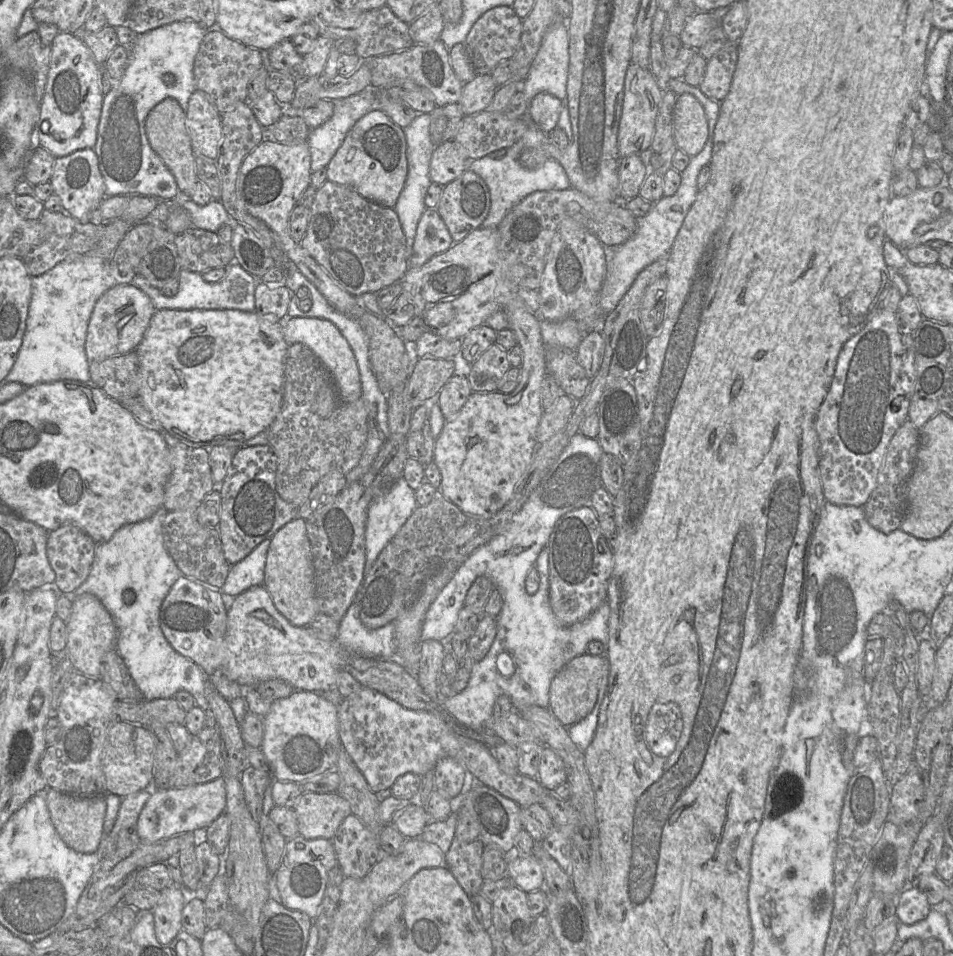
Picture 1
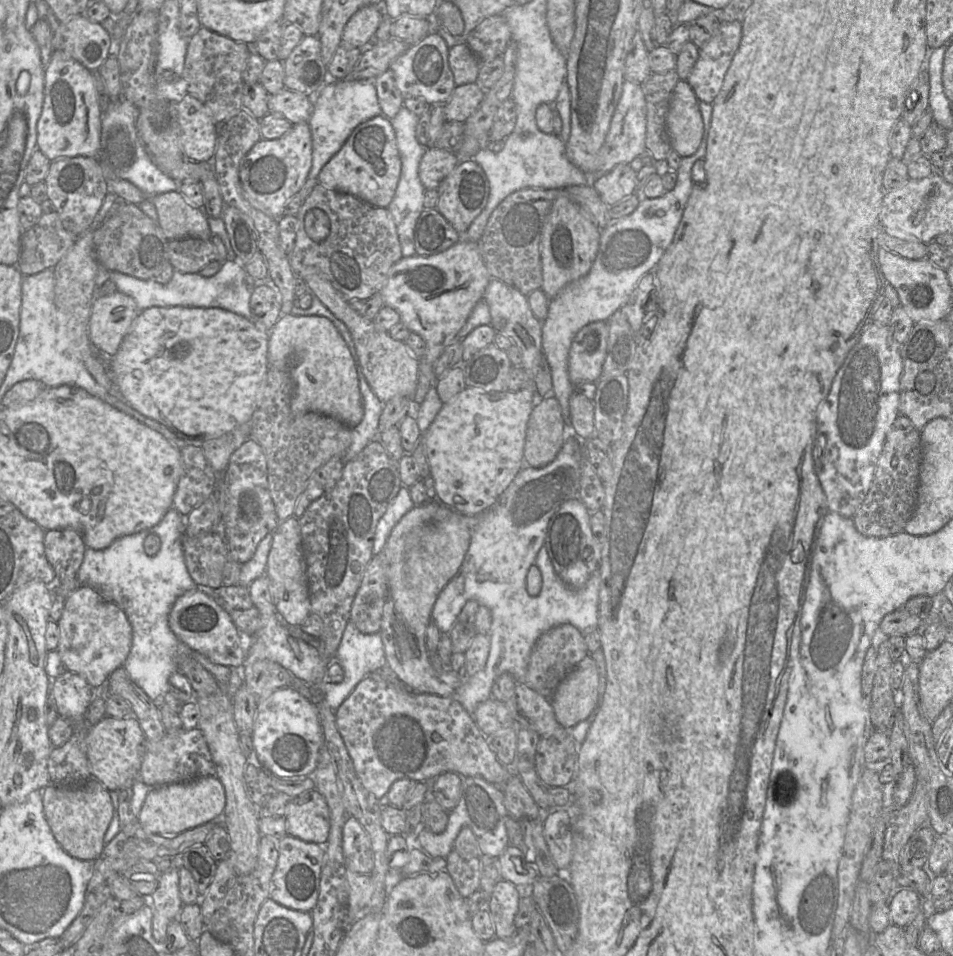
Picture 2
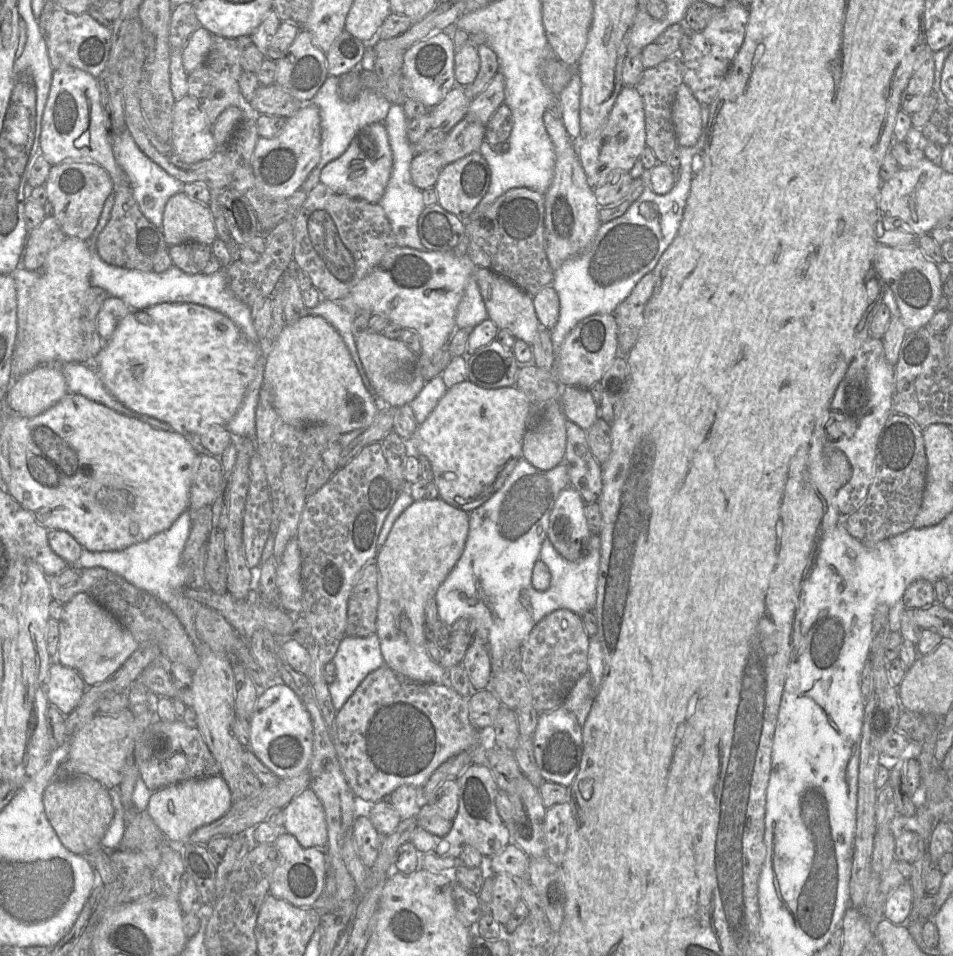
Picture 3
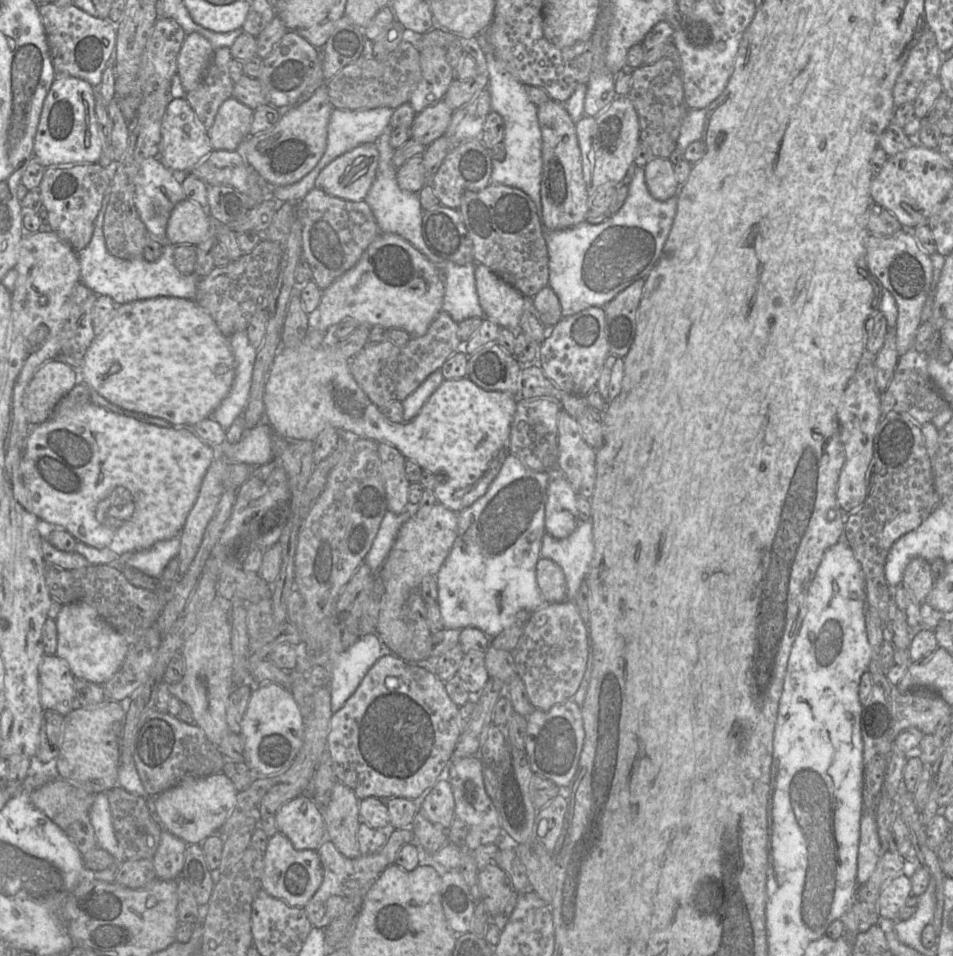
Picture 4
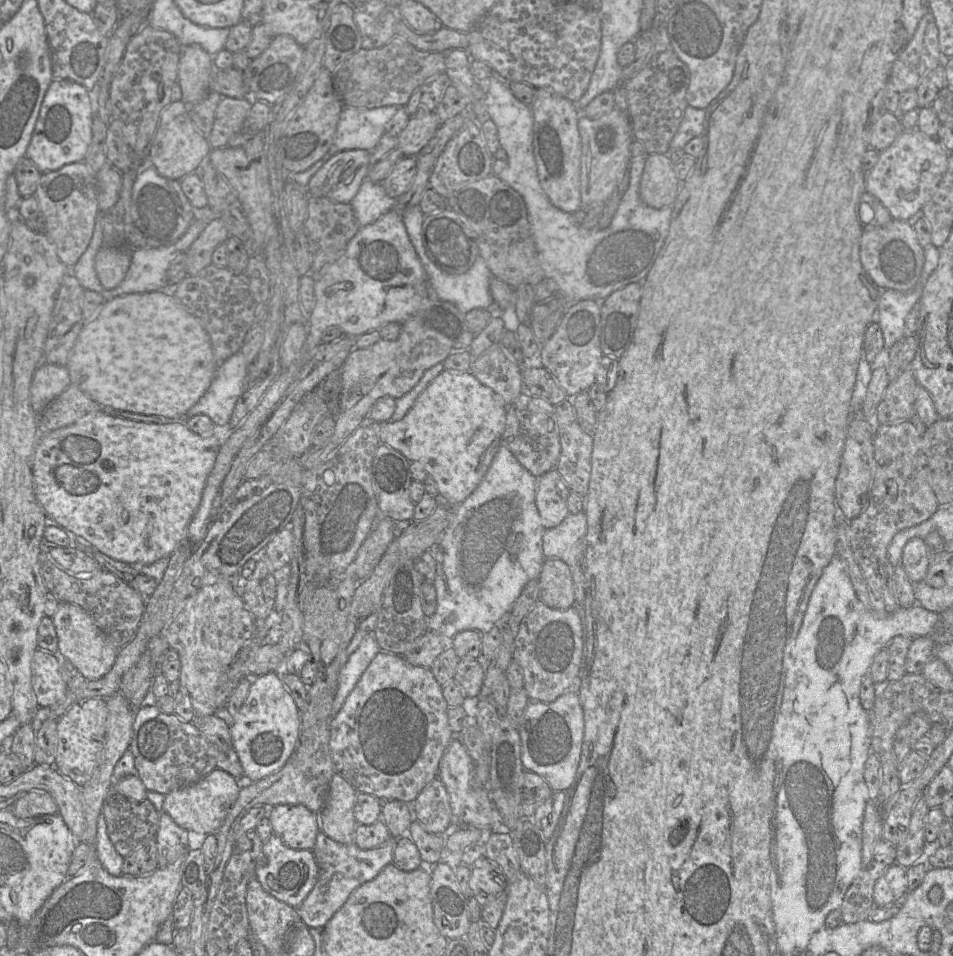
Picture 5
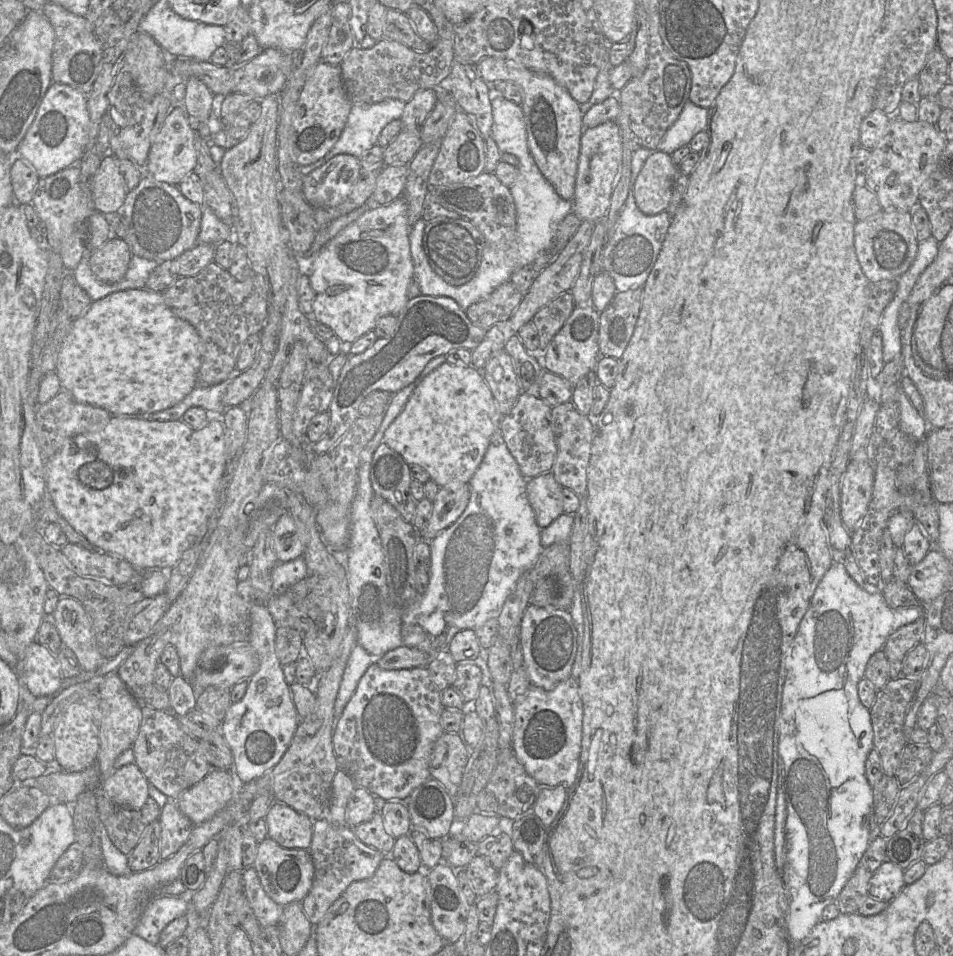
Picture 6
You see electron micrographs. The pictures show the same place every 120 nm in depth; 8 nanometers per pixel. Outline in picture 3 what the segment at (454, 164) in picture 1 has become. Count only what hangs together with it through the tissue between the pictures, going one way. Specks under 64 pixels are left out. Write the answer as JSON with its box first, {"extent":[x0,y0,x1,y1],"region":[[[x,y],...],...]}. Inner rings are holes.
{"extent":[410,152,444,191],"region":[[[437,152],[416,154],[410,165],[413,184],[421,191],[433,188],[444,166],[444,161]]]}

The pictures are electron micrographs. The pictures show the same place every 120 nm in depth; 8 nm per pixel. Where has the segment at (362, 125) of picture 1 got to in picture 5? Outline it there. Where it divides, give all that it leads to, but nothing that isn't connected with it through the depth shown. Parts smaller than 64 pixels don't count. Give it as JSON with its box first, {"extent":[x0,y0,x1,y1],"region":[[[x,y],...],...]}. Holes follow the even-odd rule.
{"extent":[308,150,371,203],"region":[[[346,150],[331,157],[308,183],[310,196],[350,203],[371,167],[370,151]]]}

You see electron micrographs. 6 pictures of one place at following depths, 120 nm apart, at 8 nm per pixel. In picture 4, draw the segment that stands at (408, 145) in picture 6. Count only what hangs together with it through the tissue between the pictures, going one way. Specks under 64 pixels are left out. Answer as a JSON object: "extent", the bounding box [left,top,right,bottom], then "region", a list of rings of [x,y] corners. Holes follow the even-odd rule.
{"extent":[410,99,454,147],"region":[[[442,99],[420,111],[410,126],[411,139],[428,147],[446,133],[453,113],[454,111]]]}

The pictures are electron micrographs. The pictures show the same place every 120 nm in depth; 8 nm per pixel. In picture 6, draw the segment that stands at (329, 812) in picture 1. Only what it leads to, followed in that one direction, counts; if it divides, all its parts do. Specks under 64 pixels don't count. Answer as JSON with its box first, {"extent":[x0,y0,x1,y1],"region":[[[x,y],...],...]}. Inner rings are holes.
{"extent":[265,801,314,850],"region":[[[275,801],[265,816],[268,837],[289,849],[309,850],[314,821],[289,805]]]}

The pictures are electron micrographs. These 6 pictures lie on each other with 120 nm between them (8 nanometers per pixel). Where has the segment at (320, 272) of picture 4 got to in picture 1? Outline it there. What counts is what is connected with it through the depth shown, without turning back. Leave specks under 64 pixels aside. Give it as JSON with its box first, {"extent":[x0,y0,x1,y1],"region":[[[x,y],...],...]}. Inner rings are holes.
{"extent":[300,180,409,297],"region":[[[328,180],[316,192],[300,245],[338,285],[355,297],[376,294],[401,281],[409,268],[406,237],[395,210]]]}

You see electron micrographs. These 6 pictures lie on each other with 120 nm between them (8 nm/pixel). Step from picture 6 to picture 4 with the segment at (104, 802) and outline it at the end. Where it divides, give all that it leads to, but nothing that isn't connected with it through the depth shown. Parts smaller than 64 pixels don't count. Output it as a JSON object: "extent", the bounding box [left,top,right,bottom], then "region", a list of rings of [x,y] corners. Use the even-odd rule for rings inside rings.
{"extent":[103,786,162,859],"region":[[[115,786],[103,793],[107,795],[114,834],[123,849],[125,858],[153,859],[162,832],[162,822],[157,813],[151,814],[145,798],[134,795],[121,786]]]}

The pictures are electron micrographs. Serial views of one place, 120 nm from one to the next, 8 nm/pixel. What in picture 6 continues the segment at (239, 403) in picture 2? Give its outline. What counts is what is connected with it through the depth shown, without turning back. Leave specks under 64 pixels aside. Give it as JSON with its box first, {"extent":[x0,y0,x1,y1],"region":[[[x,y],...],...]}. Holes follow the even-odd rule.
{"extent":[55,288,202,416],"region":[[[133,288],[114,292],[100,300],[93,301],[82,316],[73,319],[70,332],[59,352],[55,372],[60,380],[62,390],[68,391],[78,402],[103,408],[112,416],[150,414],[174,406],[196,387],[196,377],[201,364],[201,354],[202,343],[196,329],[190,323],[177,317],[172,312],[167,306],[161,292],[147,288]]]}

